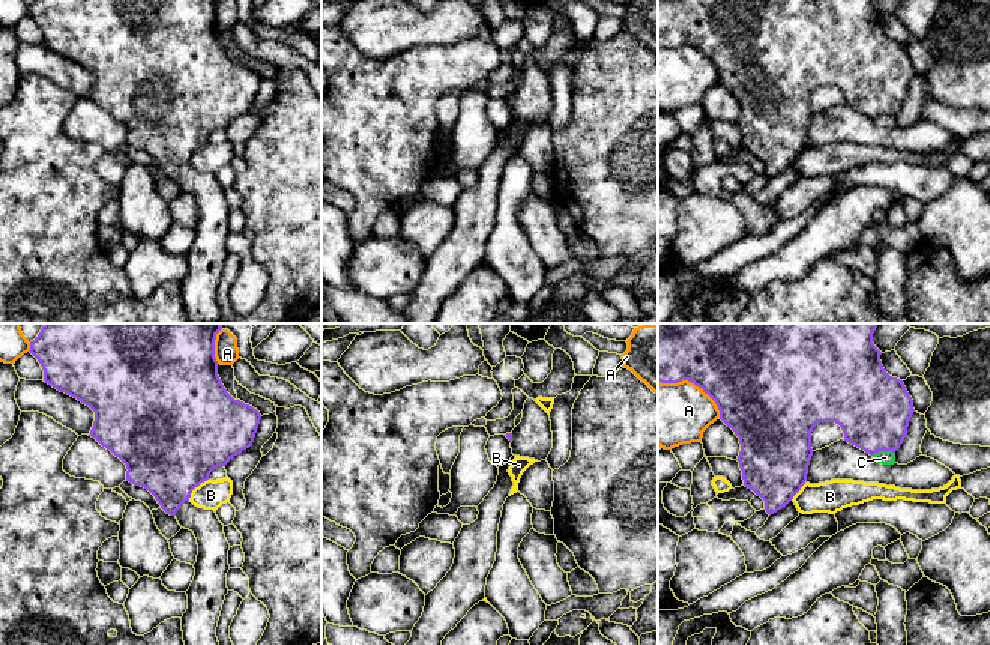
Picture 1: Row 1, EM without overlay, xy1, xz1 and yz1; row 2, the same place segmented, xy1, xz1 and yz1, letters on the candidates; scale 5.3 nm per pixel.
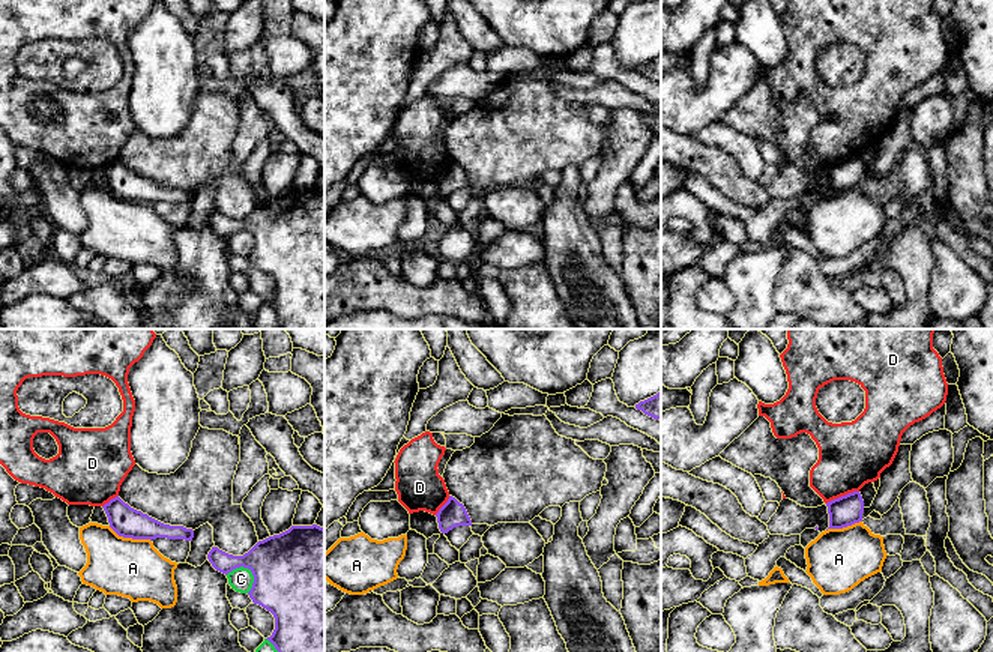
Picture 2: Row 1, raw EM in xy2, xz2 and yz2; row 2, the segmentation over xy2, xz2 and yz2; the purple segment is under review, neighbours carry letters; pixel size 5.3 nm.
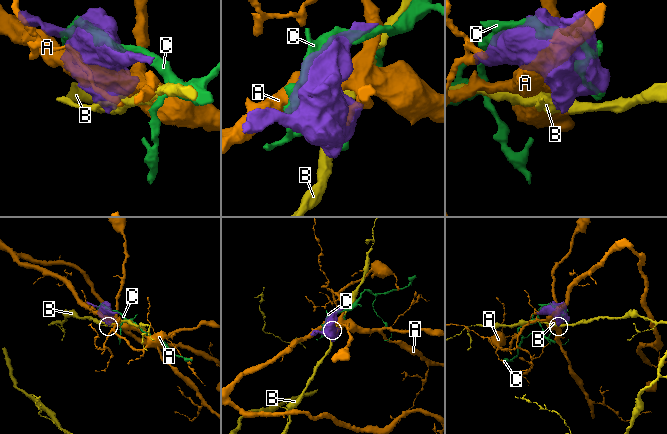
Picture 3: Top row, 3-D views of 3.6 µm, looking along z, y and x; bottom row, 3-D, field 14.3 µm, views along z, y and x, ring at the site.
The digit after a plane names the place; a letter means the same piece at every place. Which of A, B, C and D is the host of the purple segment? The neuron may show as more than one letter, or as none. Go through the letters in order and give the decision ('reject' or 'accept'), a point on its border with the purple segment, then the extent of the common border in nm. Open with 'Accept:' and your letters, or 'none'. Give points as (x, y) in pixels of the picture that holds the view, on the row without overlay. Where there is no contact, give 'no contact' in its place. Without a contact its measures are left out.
Accept: none
A: reject | yz1 (694, 47) | 380 nm
B: reject | xy1 (196, 149) | 160 nm
C: reject | xy2 (247, 230) | 170 nm
D: reject | yz2 (842, 159) | 190 nm

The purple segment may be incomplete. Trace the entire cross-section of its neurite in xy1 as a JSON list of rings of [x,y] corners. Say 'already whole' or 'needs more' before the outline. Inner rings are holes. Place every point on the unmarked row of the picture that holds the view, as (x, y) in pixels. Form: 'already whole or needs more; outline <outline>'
needs more; outline [[[36,0],[33,5],[30,5],[29,14],[41,27],[45,47],[51,48],[60,56],[77,62],[95,75],[95,84],[89,99],[95,101],[102,110],[110,113],[126,128],[126,144],[132,146],[134,149],[147,152],[167,177],[174,179],[182,191],[194,195],[198,207],[198,218],[197,226],[194,227],[195,239],[189,253],[186,254],[188,272],[182,280],[185,314],[189,323],[224,322],[216,301],[216,290],[225,259],[228,257],[227,236],[230,233],[230,207],[224,197],[224,188],[219,185],[213,173],[198,171],[189,164],[189,161],[195,150],[209,143],[209,138],[215,131],[225,129],[234,119],[240,117],[243,113],[252,108],[261,83],[261,78],[257,72],[245,68],[240,63],[234,63],[221,47],[221,42],[218,39],[218,24],[215,21],[215,3],[216,0]]]

